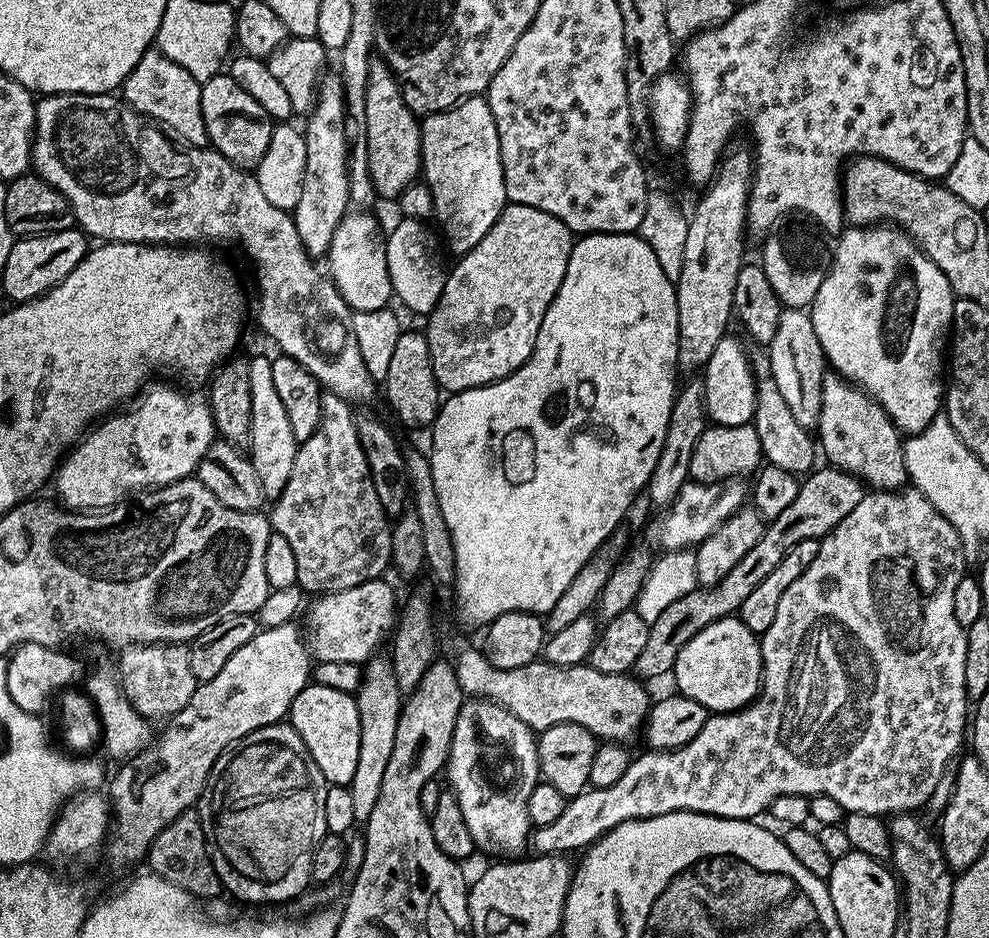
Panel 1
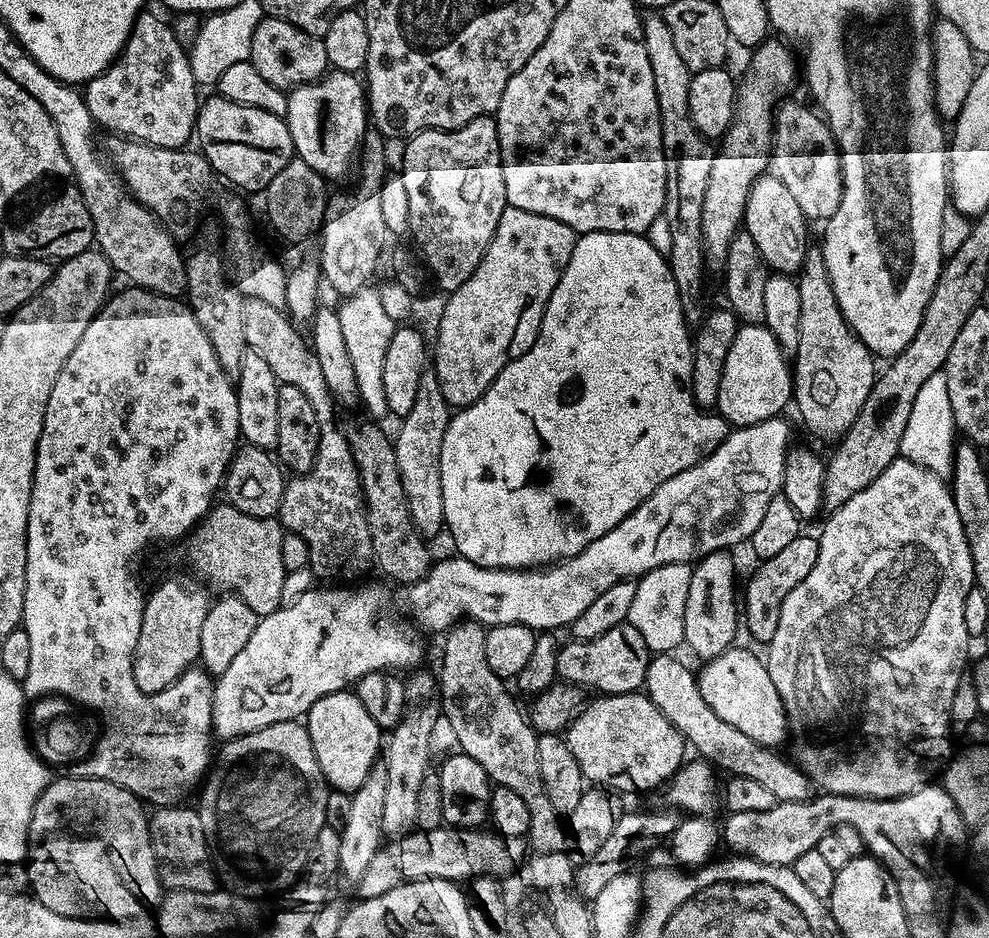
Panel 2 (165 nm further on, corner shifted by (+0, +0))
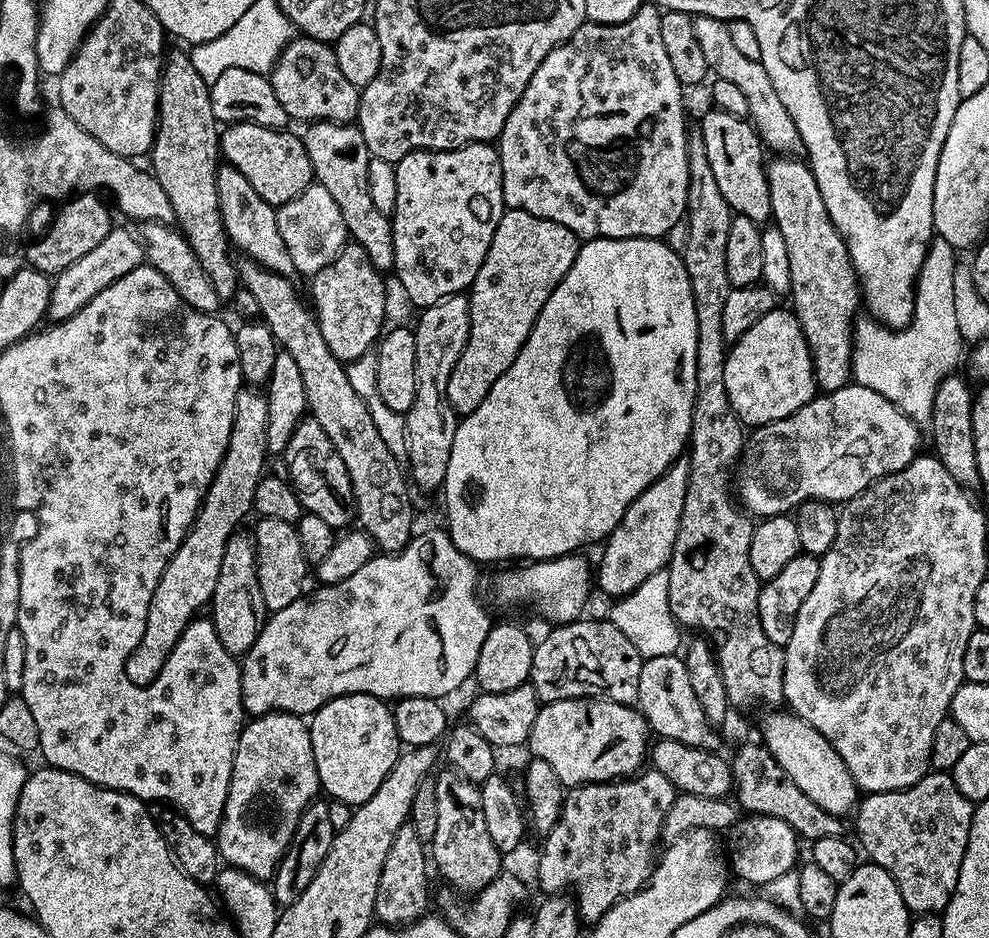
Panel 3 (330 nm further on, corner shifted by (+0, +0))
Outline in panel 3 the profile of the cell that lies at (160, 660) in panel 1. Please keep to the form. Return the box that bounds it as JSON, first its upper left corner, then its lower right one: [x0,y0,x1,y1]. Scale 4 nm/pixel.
[126,390,270,686]

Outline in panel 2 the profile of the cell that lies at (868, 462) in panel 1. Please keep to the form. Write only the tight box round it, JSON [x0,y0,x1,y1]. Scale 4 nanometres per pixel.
[794,247,877,438]

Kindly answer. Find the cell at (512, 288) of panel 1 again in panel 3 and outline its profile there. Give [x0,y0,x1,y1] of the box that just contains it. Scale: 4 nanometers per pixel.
[446,208,581,417]

